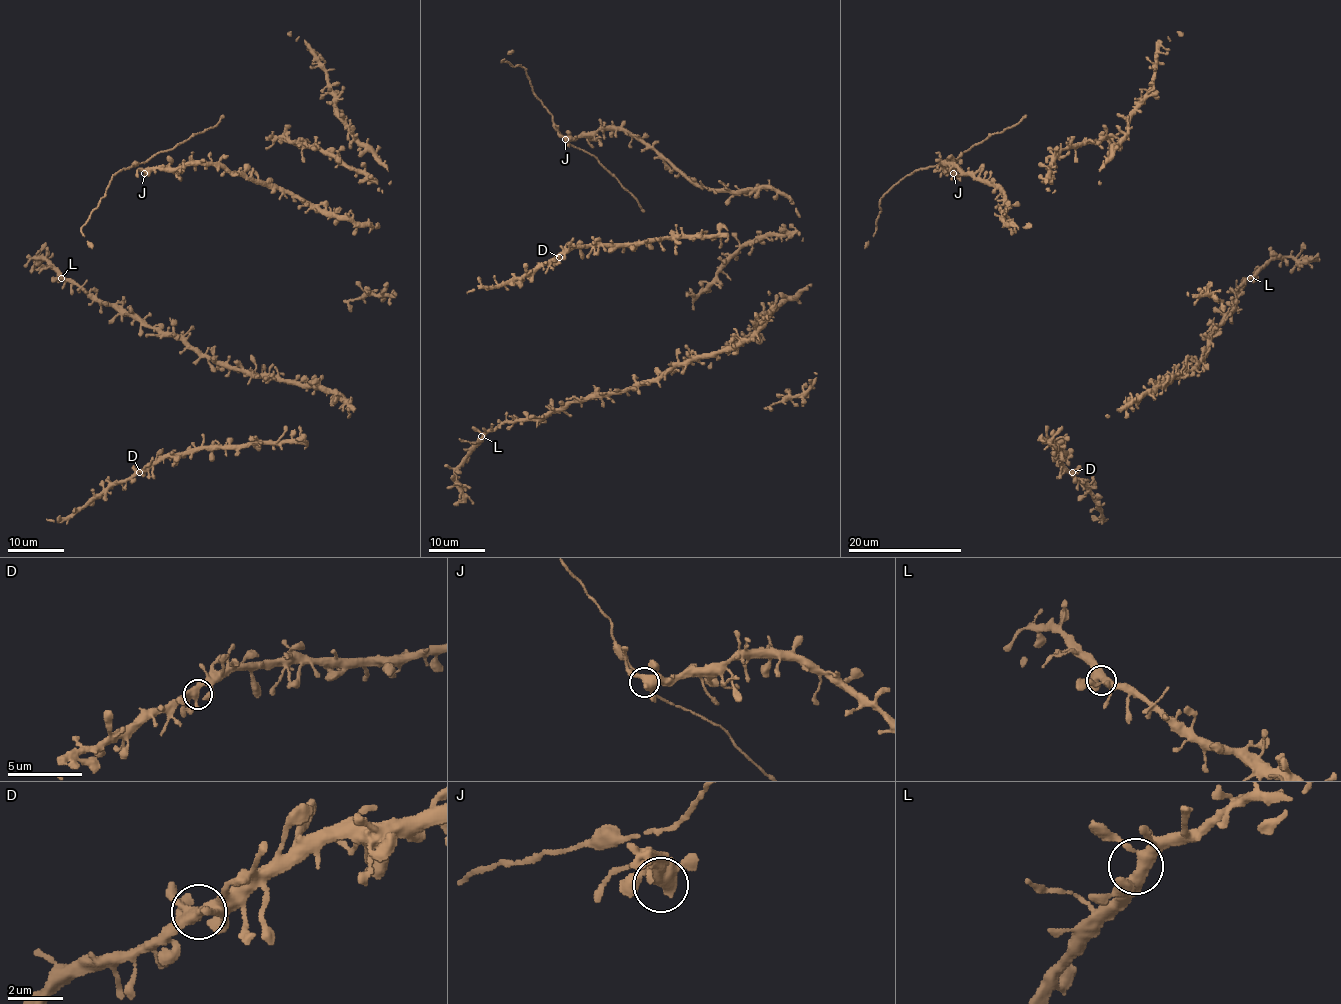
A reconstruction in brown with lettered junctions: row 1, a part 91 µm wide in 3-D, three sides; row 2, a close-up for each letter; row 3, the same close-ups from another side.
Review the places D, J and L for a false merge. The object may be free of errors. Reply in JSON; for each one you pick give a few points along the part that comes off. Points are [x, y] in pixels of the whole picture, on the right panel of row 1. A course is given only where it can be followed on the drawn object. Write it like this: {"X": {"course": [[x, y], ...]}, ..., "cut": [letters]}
{"cut": []}

